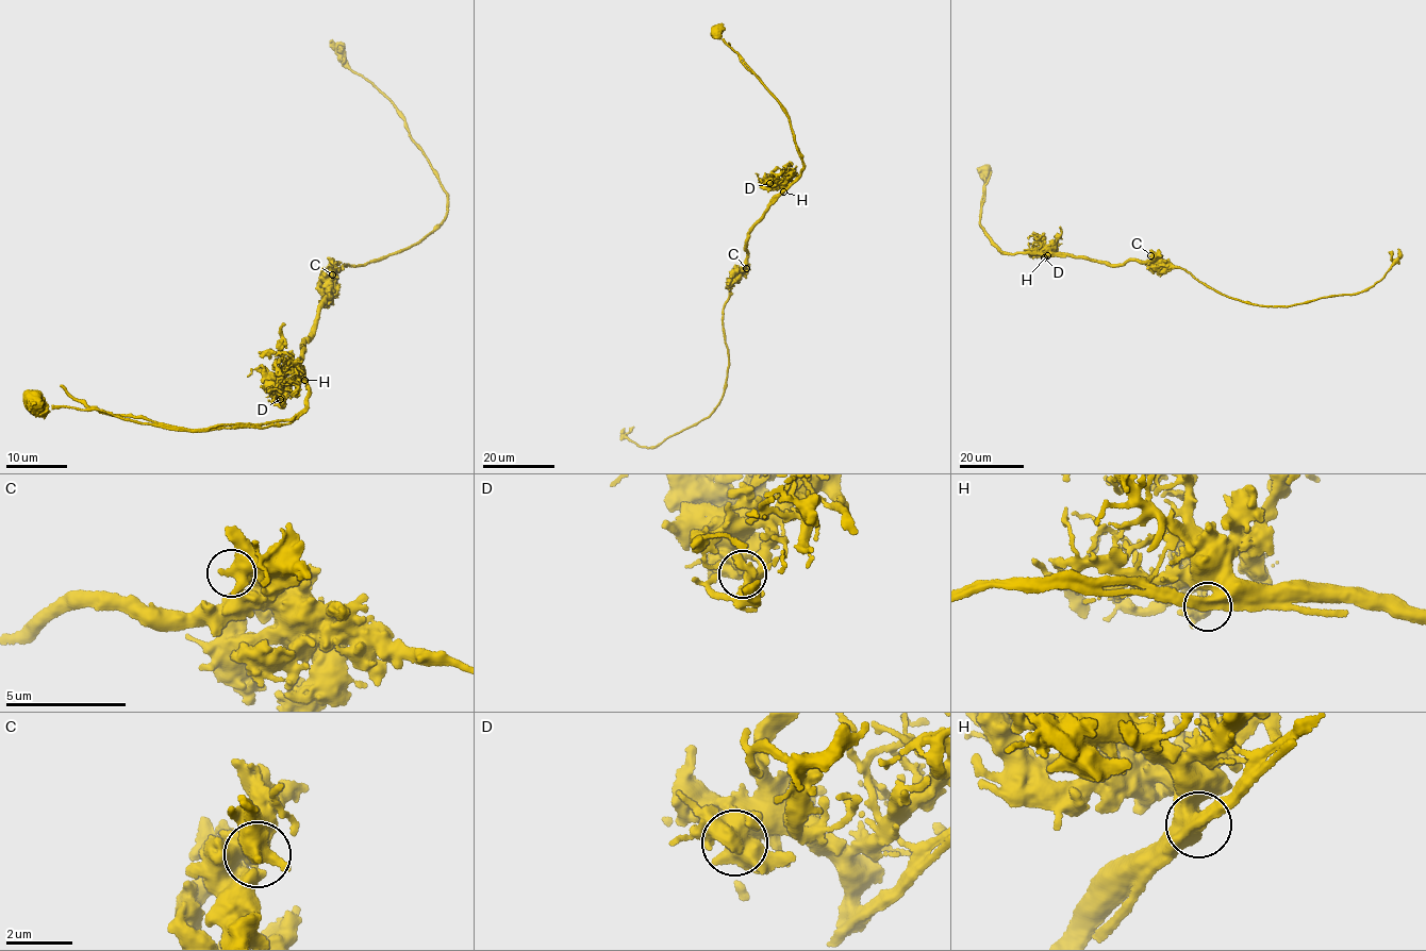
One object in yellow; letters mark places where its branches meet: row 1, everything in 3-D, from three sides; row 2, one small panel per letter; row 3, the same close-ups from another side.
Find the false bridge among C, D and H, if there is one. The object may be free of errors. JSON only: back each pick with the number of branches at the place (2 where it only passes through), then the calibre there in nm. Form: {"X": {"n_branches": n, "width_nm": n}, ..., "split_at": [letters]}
{"H": {"n_branches": 2, "width_nm": 480}, "split_at": ["H"]}

